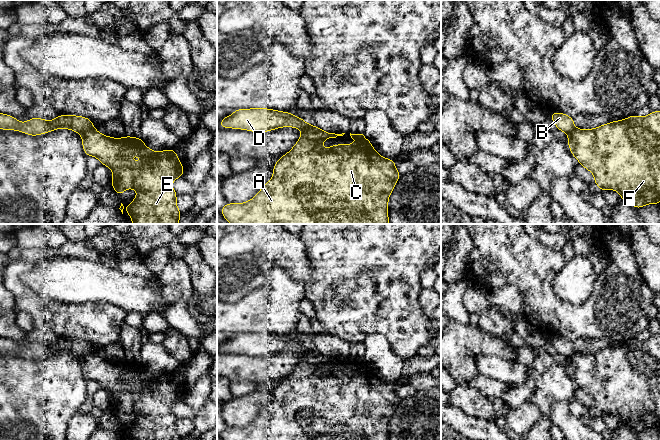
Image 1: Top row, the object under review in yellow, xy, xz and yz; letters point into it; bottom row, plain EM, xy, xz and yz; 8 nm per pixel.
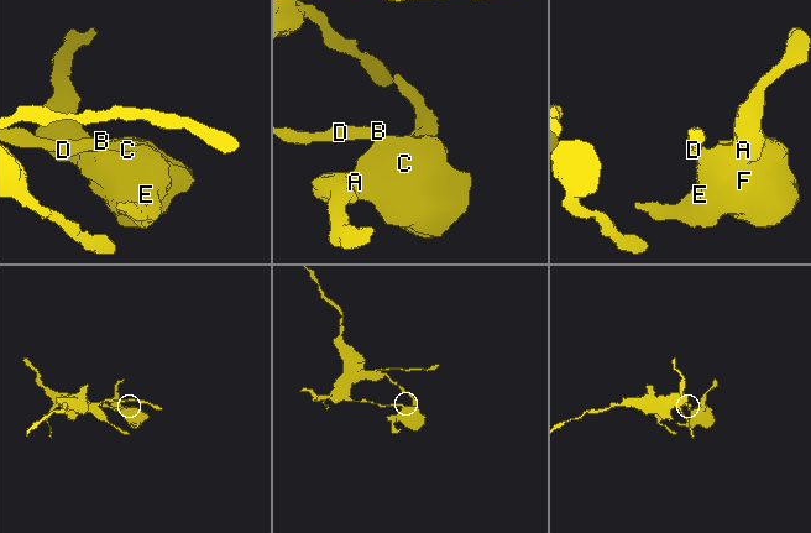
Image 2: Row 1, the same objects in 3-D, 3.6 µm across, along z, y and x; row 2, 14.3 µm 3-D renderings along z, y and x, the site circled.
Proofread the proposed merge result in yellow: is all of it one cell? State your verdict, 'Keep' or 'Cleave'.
Cleave

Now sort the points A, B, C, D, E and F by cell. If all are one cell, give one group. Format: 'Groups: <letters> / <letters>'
Groups: A C E F / B D

